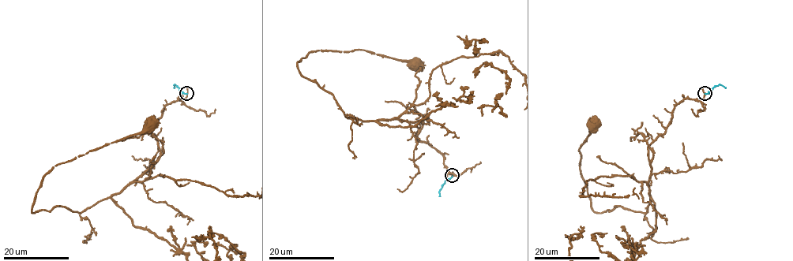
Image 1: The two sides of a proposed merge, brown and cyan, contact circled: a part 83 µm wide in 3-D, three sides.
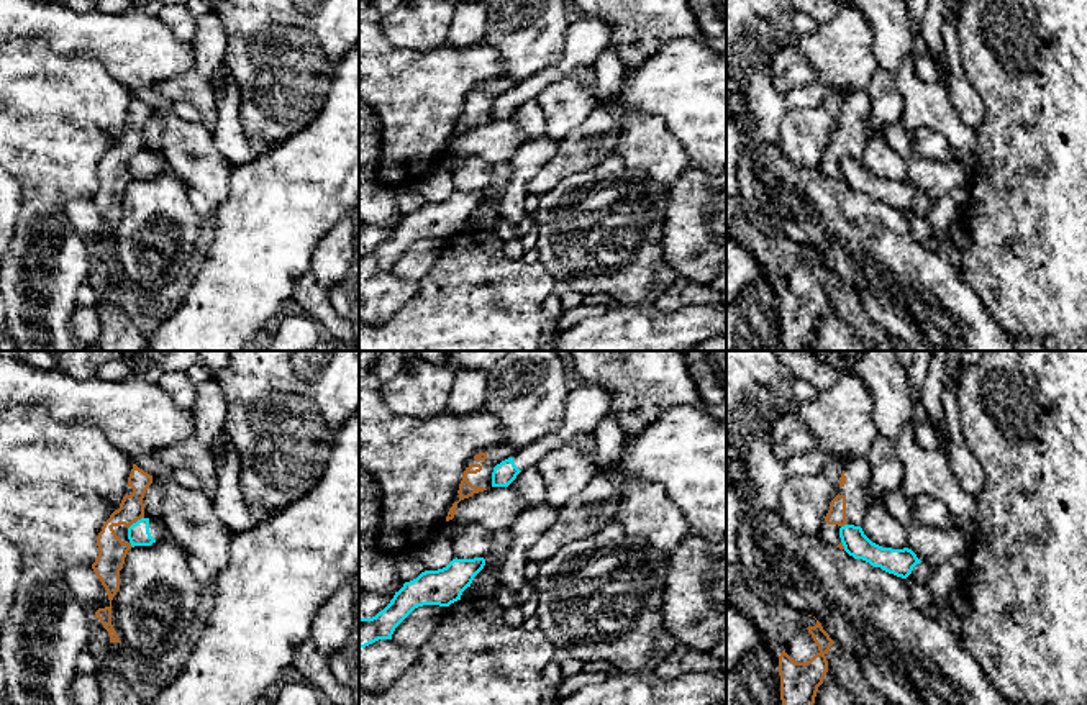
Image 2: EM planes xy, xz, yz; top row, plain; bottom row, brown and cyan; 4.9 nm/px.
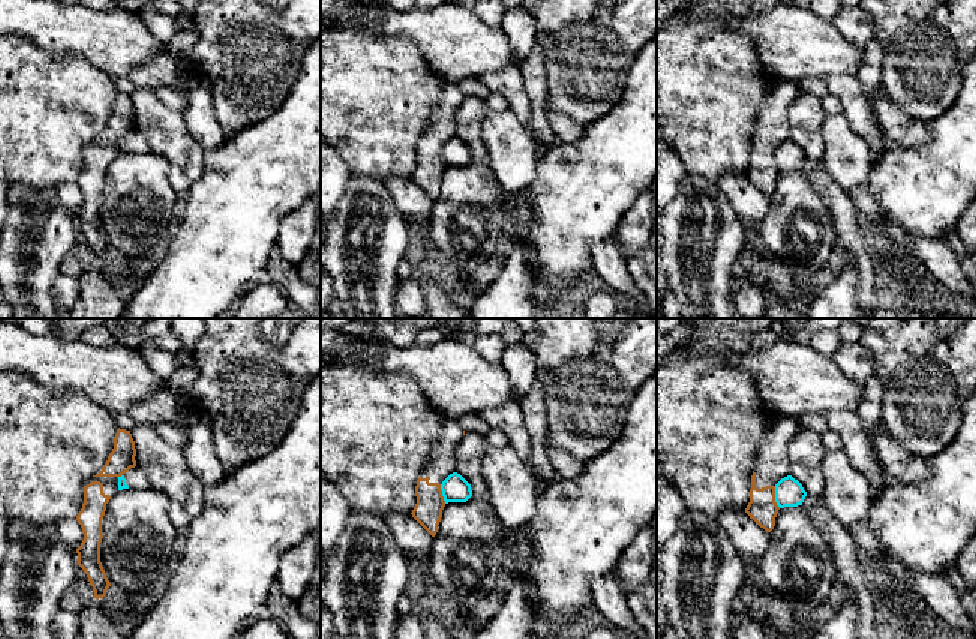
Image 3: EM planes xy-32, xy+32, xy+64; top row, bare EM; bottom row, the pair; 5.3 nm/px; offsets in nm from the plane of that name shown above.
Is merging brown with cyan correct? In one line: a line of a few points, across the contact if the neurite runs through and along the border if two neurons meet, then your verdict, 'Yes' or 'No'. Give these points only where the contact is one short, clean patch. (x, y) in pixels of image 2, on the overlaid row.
Line: xy (143, 517), (128, 528). No

